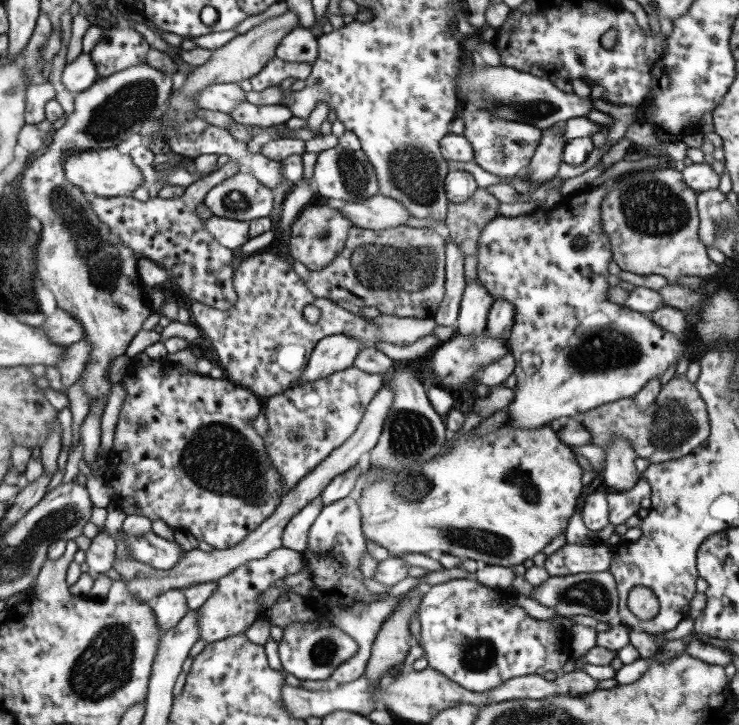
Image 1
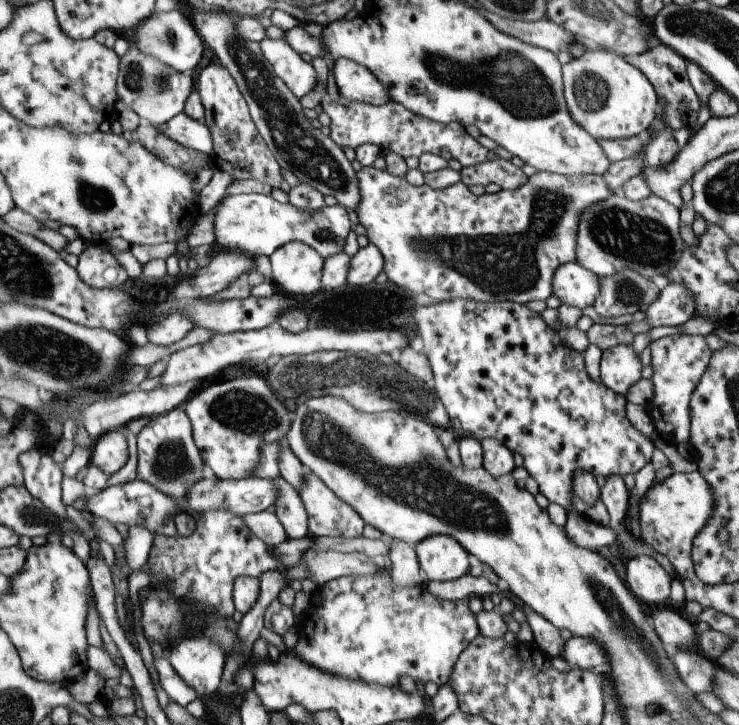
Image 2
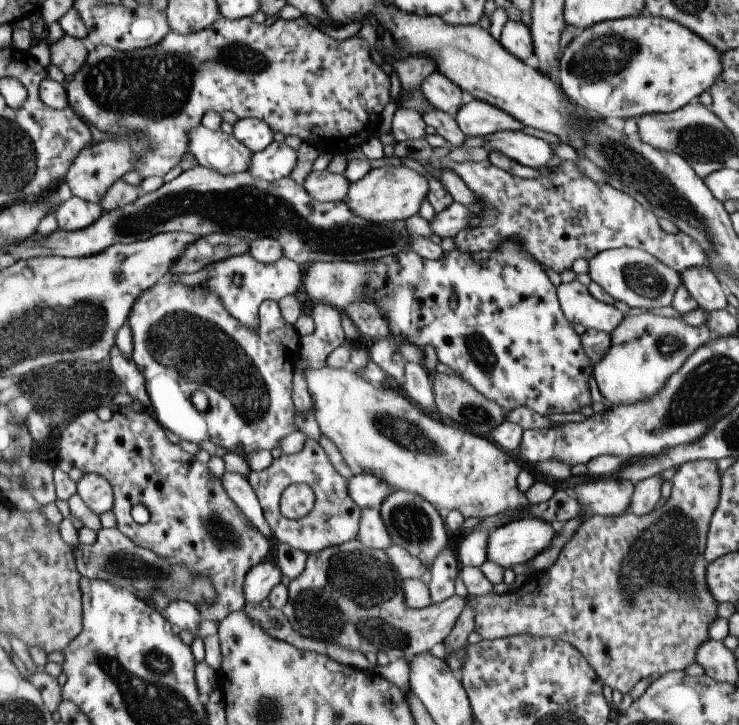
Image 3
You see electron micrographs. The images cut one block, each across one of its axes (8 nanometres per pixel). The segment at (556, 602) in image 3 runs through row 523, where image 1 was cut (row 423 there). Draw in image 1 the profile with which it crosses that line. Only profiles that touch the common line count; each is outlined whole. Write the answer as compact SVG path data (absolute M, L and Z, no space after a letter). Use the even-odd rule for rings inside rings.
M674 376L658 393L657 400L644 411L640 411L634 397L621 399L584 412L578 418L592 434L592 444L603 450L613 438L624 438L630 442L639 458L652 464L682 459L702 446L709 438L711 427L707 407L702 401L696 385L686 376Z

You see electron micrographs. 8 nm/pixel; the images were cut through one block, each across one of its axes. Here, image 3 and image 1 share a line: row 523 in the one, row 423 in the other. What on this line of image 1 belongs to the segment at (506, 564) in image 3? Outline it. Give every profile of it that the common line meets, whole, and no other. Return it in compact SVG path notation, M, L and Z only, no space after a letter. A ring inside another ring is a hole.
M610 180L609 183L601 184L600 187L594 189L587 188L580 192L575 192L568 196L563 196L562 200L556 205L553 205L550 209L544 210L538 208L531 213L519 215L517 217L506 217L505 215L497 215L494 220L490 220L480 238L478 238L478 266L477 266L477 278L486 285L486 291L492 294L494 300L496 299L508 299L508 301L514 303L516 307L516 316L514 316L514 326L510 332L510 352L518 362L515 366L516 370L514 374L517 376L516 388L513 392L515 394L514 401L506 408L509 412L509 428L522 428L523 430L531 430L532 428L544 428L550 427L550 423L561 420L562 418L579 418L582 413L593 410L594 408L603 406L604 404L612 403L621 399L628 399L635 397L635 394L642 391L645 388L644 384L656 376L662 376L670 366L675 366L676 362L680 361L682 354L688 354L690 350L687 338L683 340L678 338L674 333L668 332L666 329L656 326L647 314L636 312L636 310L630 310L630 308L624 308L623 305L614 304L610 298L608 298L608 291L610 291L610 284L608 284L607 277L610 275L608 272L608 265L610 261L614 260L612 256L612 246L610 242L607 242L608 236L602 232L602 216L600 216L600 203L607 194L609 186L614 183L614 180ZM576 237L586 238L586 246L584 248L574 248L574 239ZM526 352L532 352L532 354L538 354L540 356L540 362L542 362L540 369L534 374L526 374L520 360L522 354Z

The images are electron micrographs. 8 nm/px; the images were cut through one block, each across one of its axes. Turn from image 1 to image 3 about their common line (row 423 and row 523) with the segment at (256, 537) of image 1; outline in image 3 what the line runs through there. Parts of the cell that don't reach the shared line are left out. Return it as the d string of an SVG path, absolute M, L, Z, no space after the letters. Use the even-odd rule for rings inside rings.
M378 508L362 509L358 539L370 549L386 551L393 544Z

